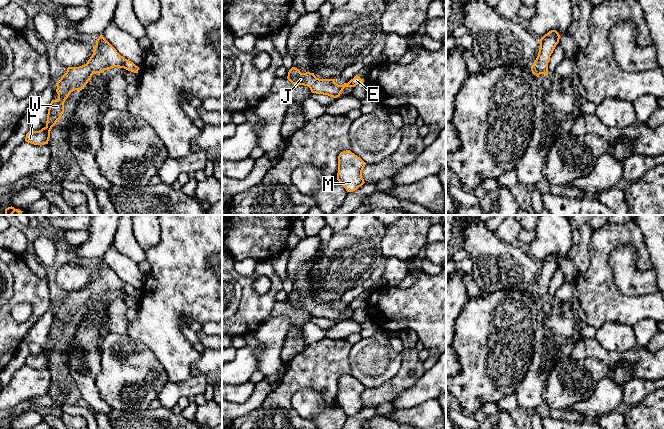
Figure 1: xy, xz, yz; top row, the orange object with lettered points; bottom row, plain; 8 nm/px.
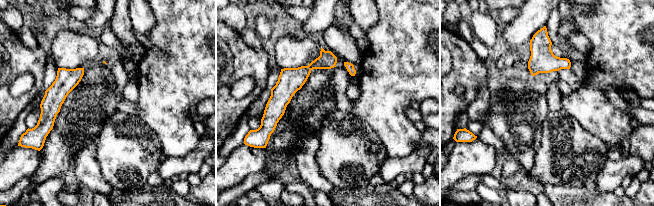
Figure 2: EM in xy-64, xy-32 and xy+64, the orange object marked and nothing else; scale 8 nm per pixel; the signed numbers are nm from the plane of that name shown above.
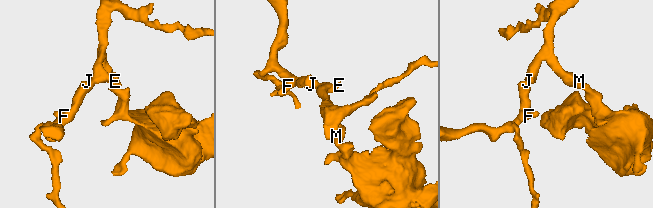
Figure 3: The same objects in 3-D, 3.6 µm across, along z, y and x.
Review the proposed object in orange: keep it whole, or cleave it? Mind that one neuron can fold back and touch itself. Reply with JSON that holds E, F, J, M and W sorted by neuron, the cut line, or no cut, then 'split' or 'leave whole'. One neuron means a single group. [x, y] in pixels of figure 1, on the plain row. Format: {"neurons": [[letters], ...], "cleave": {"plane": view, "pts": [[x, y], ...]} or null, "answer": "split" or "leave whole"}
{"neurons": [["E", "F", "J", "M", "W"]], "cleave": null, "answer": "leave whole"}

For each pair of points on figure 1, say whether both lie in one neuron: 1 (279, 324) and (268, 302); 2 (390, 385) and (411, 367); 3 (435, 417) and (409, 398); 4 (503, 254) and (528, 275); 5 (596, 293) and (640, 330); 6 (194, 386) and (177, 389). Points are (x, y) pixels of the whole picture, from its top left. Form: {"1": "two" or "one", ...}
{"1": "two", "2": "one", "3": "two", "4": "one", "5": "two", "6": "one"}

